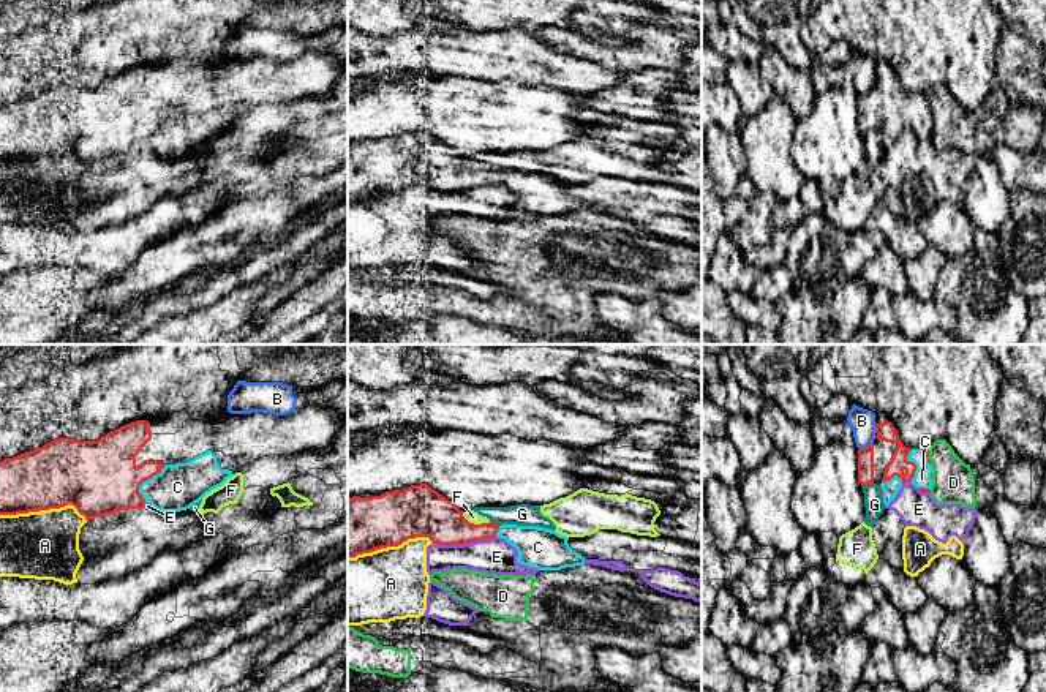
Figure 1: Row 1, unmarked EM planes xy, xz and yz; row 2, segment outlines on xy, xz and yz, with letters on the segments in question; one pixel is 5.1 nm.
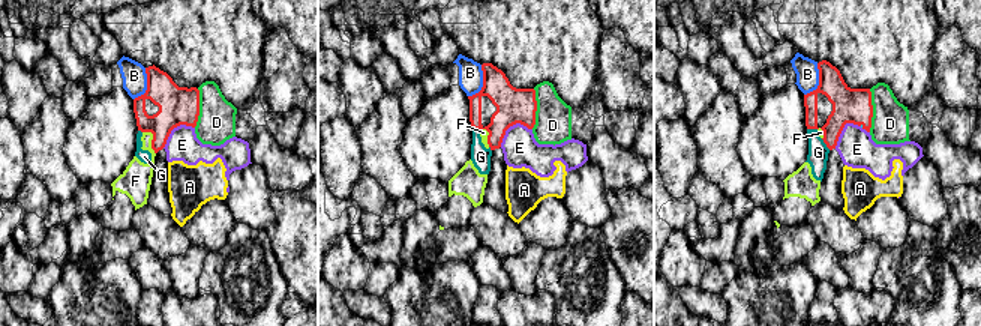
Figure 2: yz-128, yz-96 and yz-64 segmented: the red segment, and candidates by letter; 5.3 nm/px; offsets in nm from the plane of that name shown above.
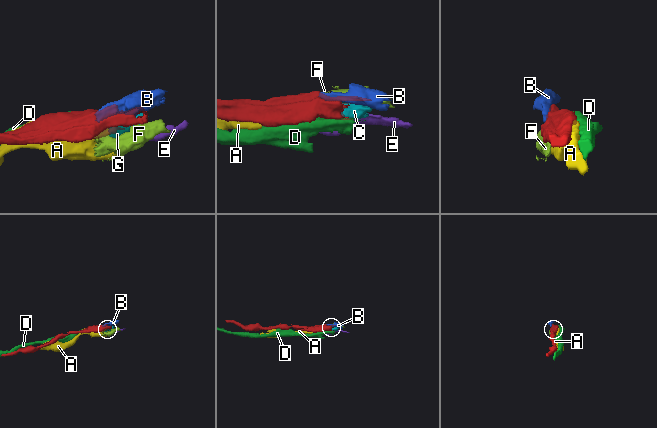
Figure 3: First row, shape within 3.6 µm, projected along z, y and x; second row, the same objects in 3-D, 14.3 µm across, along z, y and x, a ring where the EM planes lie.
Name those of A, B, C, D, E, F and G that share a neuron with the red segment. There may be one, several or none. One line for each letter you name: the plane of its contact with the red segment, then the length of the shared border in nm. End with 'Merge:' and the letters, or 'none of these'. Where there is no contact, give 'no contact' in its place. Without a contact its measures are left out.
C: contact in xy; length 220 nm
Merge: C

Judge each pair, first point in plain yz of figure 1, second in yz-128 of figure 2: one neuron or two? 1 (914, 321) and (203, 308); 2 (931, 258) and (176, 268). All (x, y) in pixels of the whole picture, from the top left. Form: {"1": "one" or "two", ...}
{"1": "one", "2": "one"}

